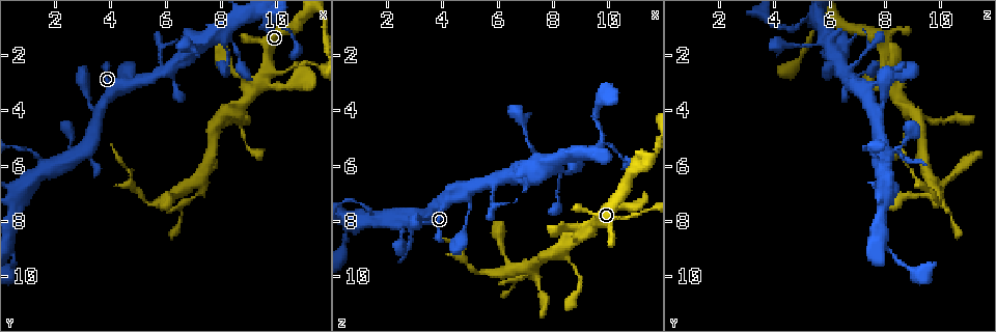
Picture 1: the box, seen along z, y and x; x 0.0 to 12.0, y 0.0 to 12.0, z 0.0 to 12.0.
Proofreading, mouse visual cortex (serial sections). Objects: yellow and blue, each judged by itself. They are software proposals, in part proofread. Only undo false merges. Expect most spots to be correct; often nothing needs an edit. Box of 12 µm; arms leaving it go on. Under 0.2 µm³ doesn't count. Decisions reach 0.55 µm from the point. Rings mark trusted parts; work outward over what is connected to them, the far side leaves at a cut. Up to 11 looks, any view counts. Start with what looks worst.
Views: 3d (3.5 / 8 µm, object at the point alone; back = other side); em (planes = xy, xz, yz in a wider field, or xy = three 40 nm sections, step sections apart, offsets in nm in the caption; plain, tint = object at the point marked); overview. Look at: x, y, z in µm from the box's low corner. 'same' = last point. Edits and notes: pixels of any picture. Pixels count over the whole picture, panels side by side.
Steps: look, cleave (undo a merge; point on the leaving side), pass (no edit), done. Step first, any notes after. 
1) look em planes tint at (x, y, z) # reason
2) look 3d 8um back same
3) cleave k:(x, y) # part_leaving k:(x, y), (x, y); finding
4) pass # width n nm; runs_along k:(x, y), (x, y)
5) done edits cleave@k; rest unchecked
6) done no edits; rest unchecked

look em xy step 5 tint at (4.9, 3.0, 7.5) # calibre changes

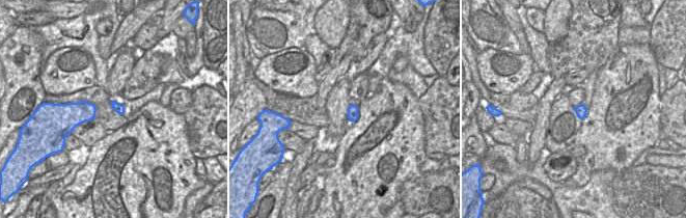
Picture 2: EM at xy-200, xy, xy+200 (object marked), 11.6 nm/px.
look 3d 3.5um same

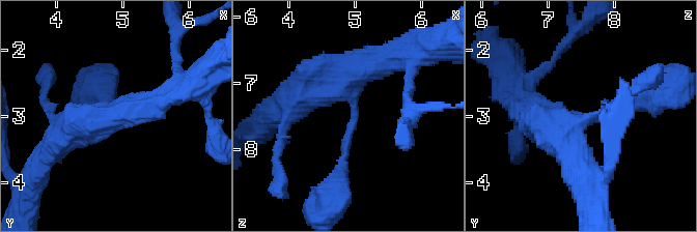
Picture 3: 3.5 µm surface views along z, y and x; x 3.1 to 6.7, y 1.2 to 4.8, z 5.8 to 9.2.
pass # one cell here

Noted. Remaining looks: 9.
look 3d 8um at (10.5, 2.5, 7.9) # narrows sharply

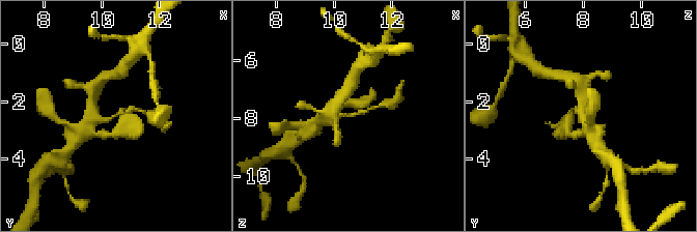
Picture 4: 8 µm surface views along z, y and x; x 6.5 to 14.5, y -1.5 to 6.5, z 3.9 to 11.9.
look 3d 3.5um at (10.4, 2.5, 7.8)

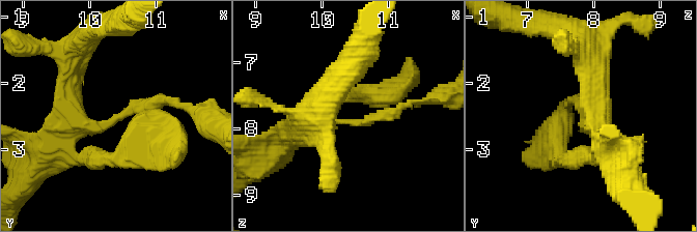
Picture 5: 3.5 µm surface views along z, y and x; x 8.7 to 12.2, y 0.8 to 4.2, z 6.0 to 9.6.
look em xy step 3 tint at (10.40, 2.55, 7.85) # arm_widths 150, 450 nm

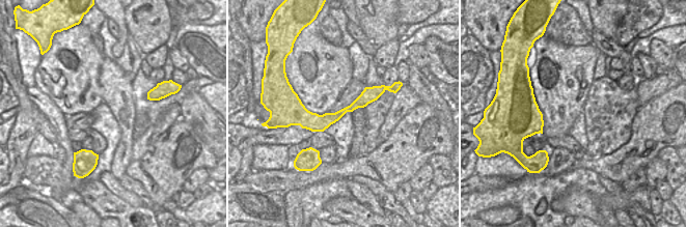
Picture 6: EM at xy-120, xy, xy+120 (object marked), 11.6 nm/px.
pass # width 160 nm; runs_along 5:(300, 131), (325, 119), (366, 122), (408, 104); continuous, no second cell

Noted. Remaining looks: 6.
look 3d 3.5um at (7.1, 6.6, 9.6) # calibre changes

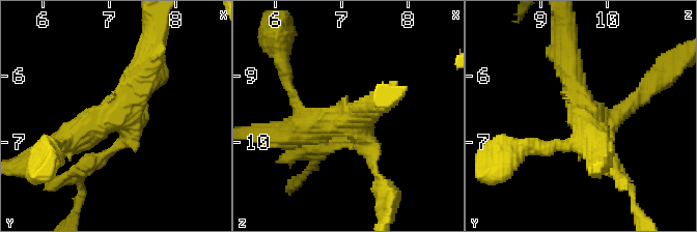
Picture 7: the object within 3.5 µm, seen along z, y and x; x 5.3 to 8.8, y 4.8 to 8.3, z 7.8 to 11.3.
look em xy step 2 tint at (7.15, 6.55, 9.70)

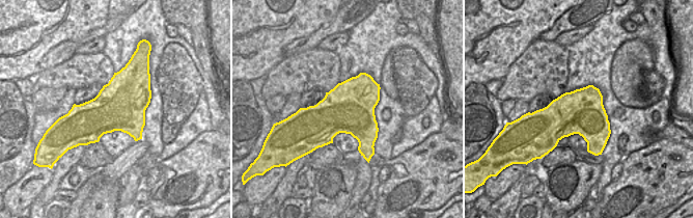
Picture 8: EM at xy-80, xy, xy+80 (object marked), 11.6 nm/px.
pass # width 600 nm; runs_along 7:(149, 55), (134, 96), (60, 144); all the same cell

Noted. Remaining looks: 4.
look 3d 8um at (1.6, 5.8, 7.7) # thin arm on a thick one

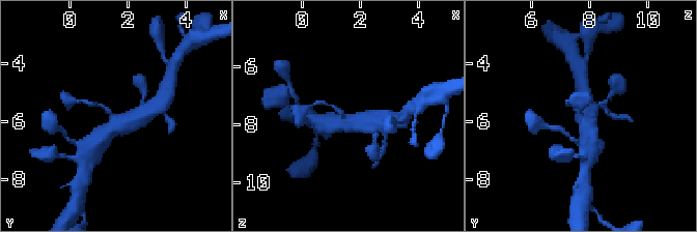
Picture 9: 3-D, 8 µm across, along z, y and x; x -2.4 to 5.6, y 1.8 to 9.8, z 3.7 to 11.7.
look 3d 3.5um at (1.6, 5.9, 7.8)

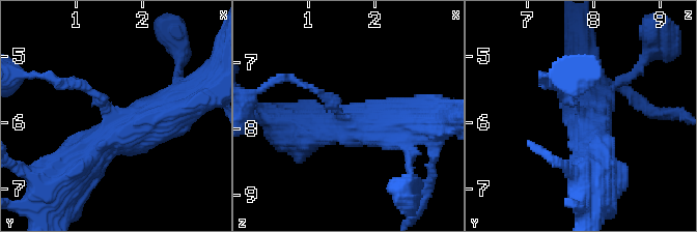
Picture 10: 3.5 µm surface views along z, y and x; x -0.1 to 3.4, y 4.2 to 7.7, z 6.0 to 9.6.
pass # arm_widths 150, 450, 600 nm; runs_along 10:(190, 95), (110, 137), (72, 172); all the same cell

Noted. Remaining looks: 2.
done no edits; rest unchecked

